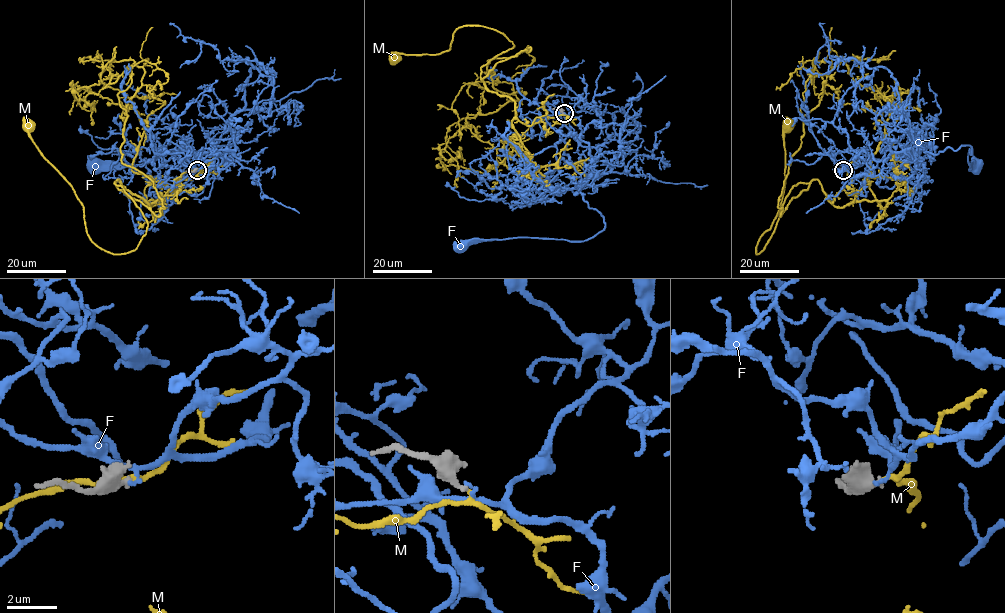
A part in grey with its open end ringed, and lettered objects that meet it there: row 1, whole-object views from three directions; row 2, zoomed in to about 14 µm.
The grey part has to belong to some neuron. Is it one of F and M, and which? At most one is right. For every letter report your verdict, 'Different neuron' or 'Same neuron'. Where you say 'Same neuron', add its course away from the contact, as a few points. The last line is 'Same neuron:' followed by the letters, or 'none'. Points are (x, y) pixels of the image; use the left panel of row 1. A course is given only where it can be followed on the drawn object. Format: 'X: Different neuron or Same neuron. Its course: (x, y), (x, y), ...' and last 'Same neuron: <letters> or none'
F: Different neuron
M: Same neuron. Its course: (197, 170), (149, 207), (117, 179), (147, 227), (135, 250), (111, 253), (87, 233), (82, 203), (28, 126)
Same neuron: M

